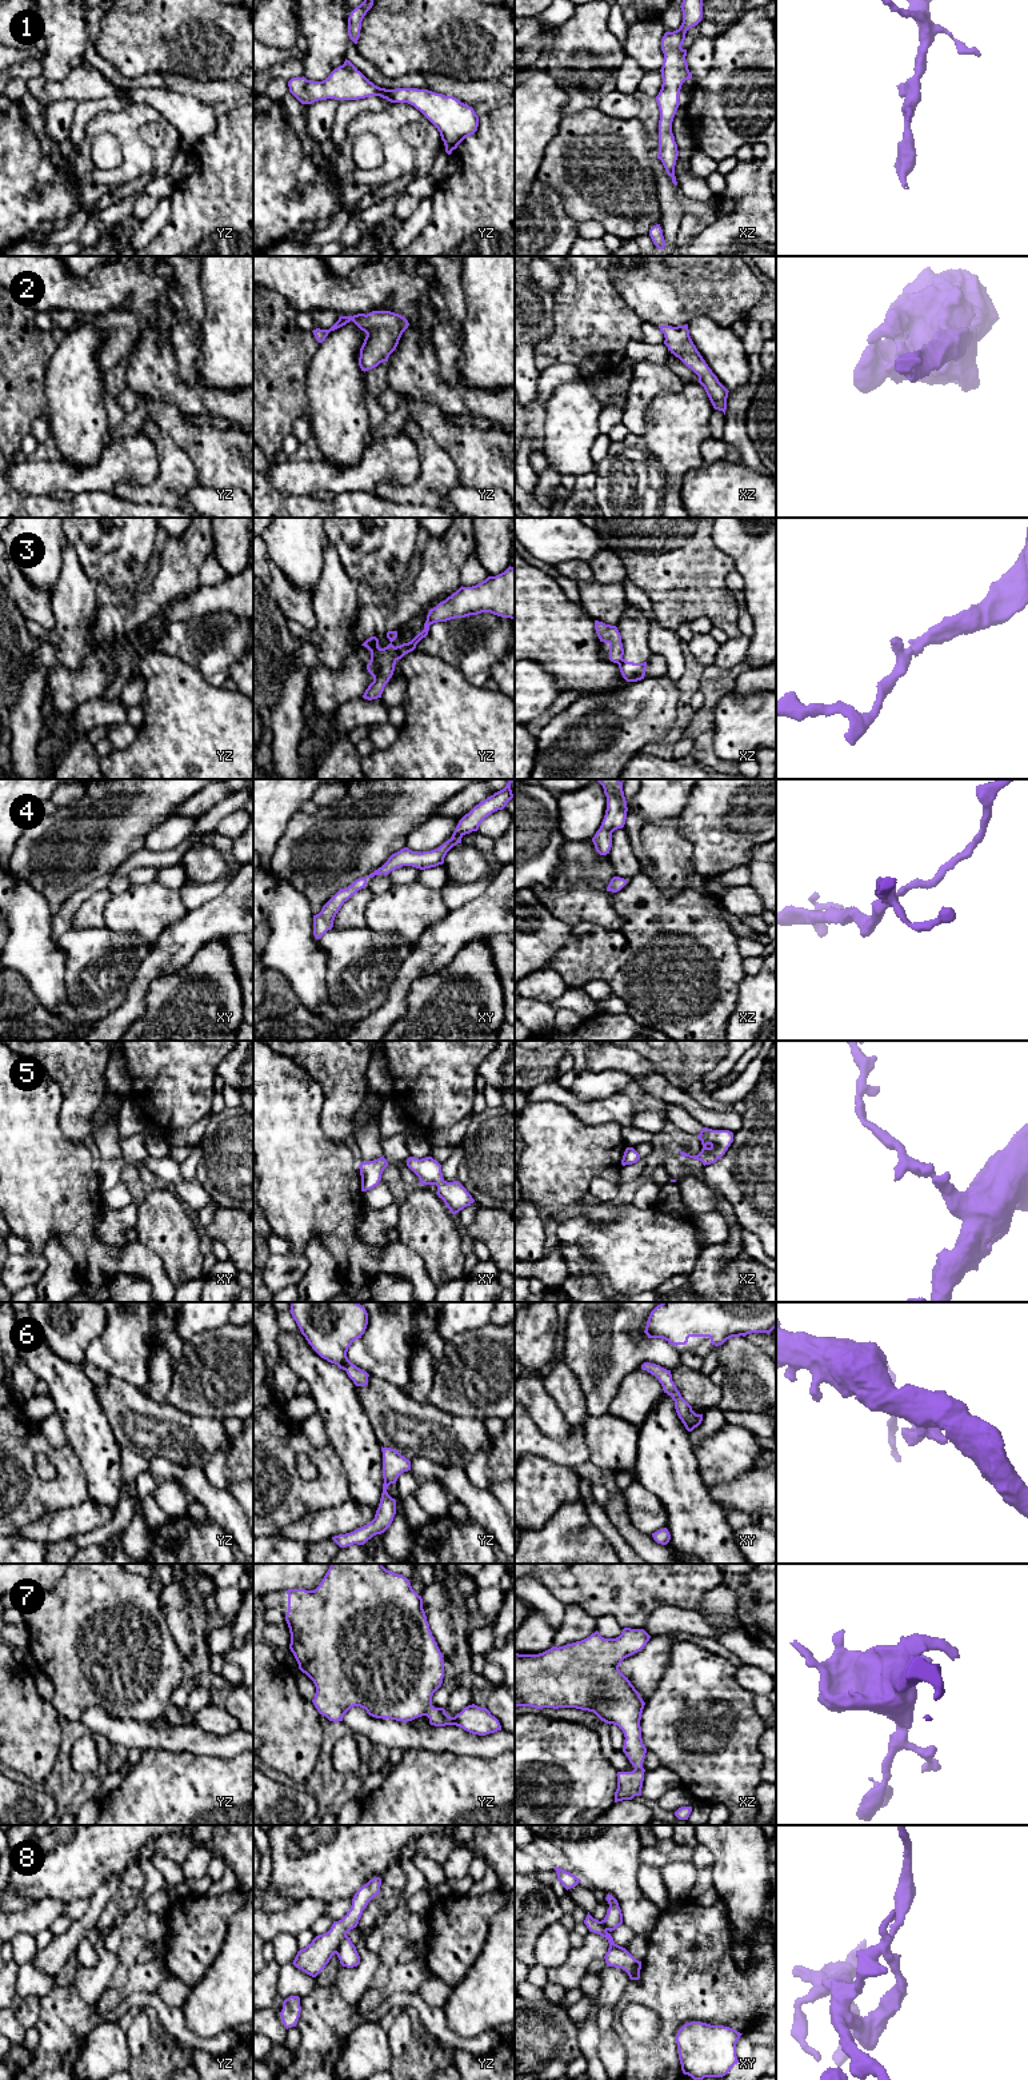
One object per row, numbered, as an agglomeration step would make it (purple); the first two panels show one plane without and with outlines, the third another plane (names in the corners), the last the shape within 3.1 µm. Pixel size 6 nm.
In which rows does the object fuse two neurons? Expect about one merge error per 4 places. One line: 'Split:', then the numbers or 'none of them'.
Split: 3

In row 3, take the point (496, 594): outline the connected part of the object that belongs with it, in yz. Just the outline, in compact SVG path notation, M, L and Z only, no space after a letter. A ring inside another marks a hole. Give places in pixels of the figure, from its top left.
M509 566L504 572L496 576L488 576L476 586L461 586L445 600L431 608L424 623L424 630L411 642L395 647L396 660L416 648L416 644L428 635L431 624L481 612L515 619L513 567Z

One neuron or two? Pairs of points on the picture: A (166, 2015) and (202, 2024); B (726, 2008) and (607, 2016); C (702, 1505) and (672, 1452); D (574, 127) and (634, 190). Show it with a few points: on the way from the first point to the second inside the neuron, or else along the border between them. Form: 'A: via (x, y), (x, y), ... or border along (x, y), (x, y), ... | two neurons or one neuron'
A: border along (180, 2008), (190, 2031), (212, 2037) | two neurons
B: border along (614, 2008), (611, 2027) | two neurons
C: via (688, 1492), (675, 1478), (672, 1465) | one neuron
D: via (590, 143), (618, 174) | one neuron

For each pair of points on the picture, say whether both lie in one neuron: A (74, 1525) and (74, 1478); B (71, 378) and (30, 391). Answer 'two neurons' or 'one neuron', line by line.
A: two neurons
B: two neurons

